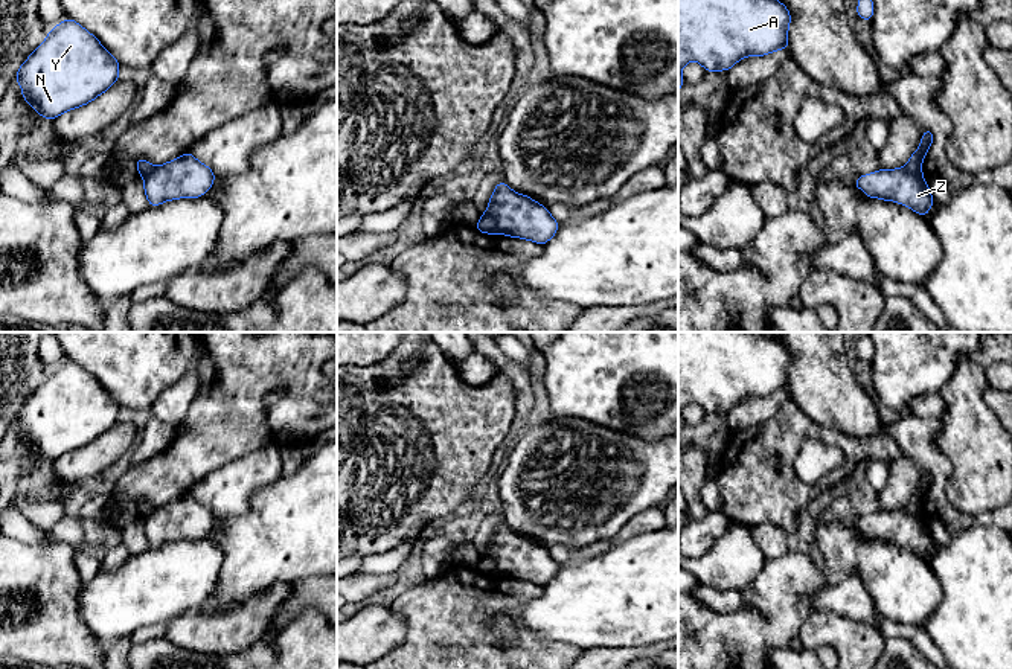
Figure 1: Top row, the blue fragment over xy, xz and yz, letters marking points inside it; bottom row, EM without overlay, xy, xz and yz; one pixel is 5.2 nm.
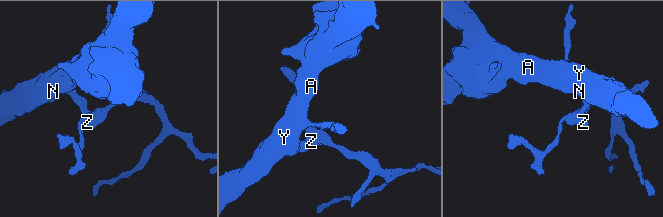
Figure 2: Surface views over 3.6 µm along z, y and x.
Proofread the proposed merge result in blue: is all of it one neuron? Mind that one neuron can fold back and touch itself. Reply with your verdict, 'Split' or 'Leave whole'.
Split

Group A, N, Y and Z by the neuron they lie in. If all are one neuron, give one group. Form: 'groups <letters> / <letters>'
groups A N Y / Z

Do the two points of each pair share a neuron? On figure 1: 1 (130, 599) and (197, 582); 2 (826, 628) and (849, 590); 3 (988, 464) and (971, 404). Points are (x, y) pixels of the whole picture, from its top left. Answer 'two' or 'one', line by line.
1: one
2: two
3: one

